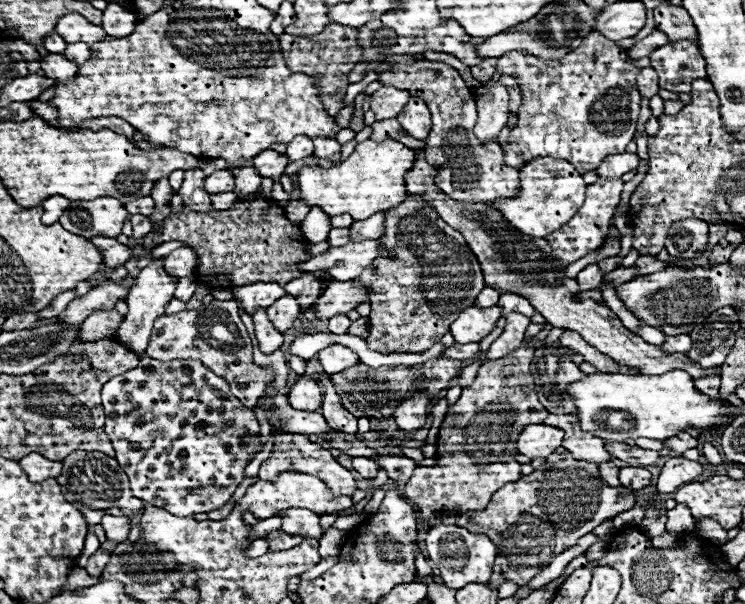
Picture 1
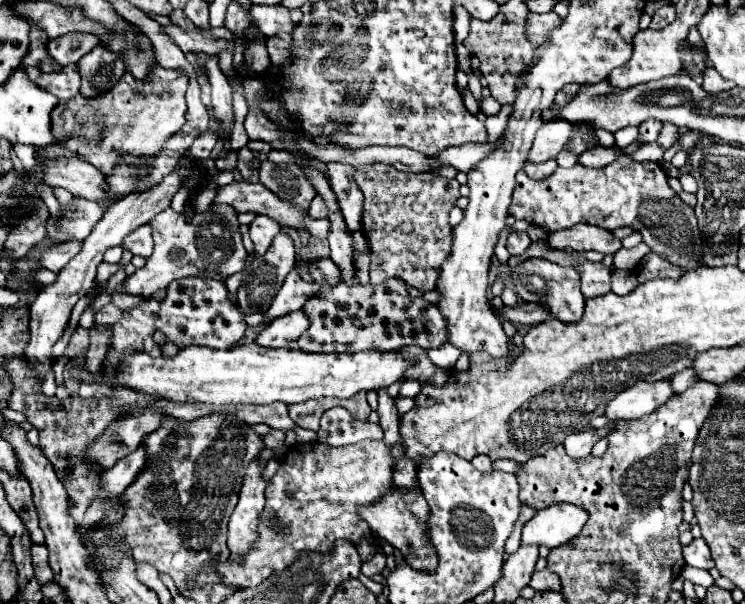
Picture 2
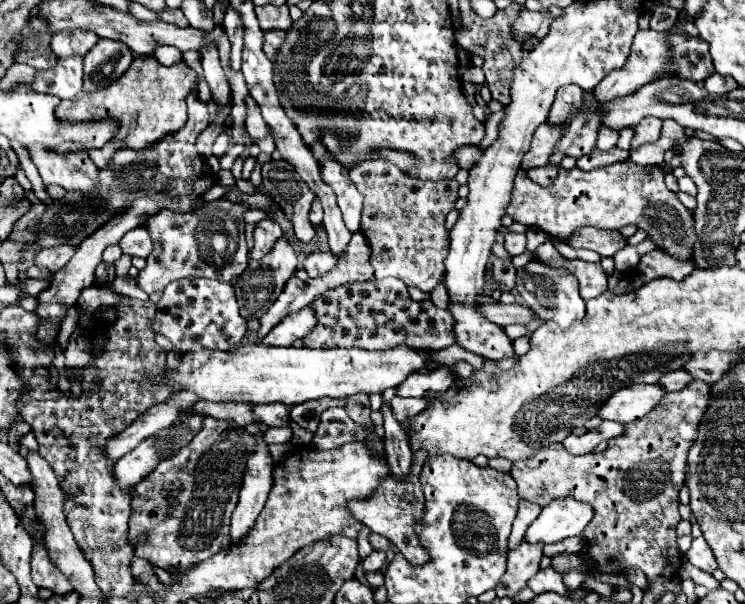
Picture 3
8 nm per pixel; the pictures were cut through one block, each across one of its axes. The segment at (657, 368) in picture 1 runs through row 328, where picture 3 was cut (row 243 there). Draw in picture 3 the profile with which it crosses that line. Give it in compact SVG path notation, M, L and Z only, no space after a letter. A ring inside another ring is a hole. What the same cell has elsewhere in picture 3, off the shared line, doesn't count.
M582 228L568 238L568 244L574 248L594 250L600 256L614 256L628 242L618 230L600 230L600 228Z

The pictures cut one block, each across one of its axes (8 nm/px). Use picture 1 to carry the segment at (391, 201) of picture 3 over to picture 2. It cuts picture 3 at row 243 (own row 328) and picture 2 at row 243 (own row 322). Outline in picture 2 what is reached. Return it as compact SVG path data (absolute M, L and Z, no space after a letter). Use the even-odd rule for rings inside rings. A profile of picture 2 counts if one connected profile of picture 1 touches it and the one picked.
M380 162L358 168L354 180L364 194L362 232L370 246L370 283L376 285L386 278L398 278L422 292L434 290L440 266L452 248L448 212L460 198L458 180L436 178L432 172L408 174Z

